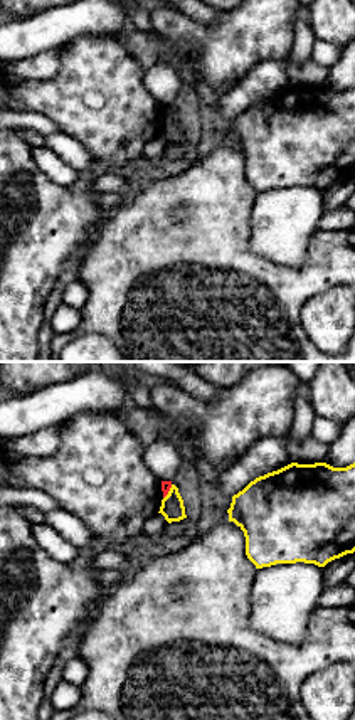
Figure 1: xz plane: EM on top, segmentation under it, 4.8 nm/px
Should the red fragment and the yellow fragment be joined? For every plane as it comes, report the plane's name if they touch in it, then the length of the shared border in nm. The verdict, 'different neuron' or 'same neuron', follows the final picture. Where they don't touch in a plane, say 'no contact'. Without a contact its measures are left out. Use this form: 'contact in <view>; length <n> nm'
contact in xz; length 80 nm

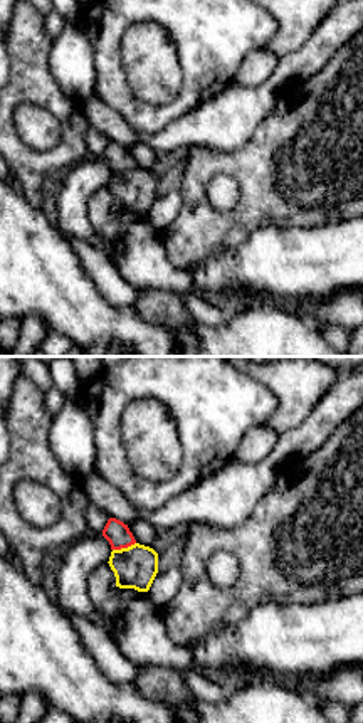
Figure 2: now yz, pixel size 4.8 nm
contact in yz; length 120 nm

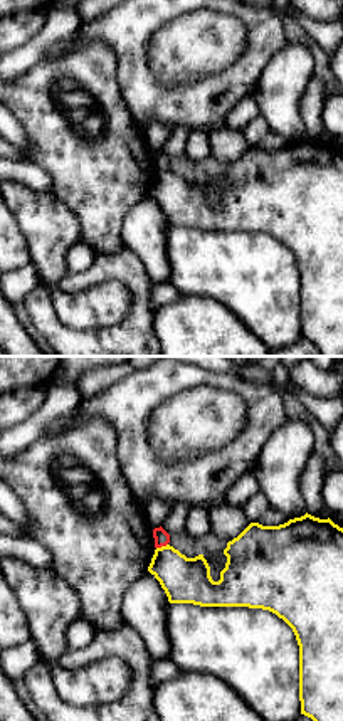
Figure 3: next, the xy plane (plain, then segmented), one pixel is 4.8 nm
contact in xy; length 60 nm

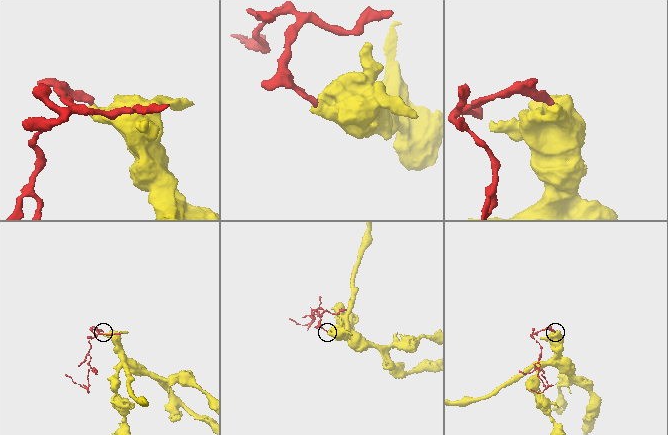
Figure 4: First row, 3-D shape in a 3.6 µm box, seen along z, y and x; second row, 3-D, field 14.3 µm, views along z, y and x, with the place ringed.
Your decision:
different neuron

